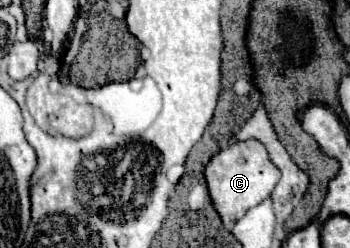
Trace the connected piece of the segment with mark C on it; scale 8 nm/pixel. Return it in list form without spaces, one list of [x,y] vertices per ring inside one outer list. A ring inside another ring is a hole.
[[[246,140],[246,142],[232,144],[226,150],[220,150],[206,164],[204,176],[208,182],[212,204],[220,214],[222,222],[228,226],[230,222],[240,220],[250,208],[258,206],[262,200],[266,200],[272,194],[276,182],[280,180],[280,170],[272,166],[268,152],[264,150],[264,146],[260,146],[260,142]]]

